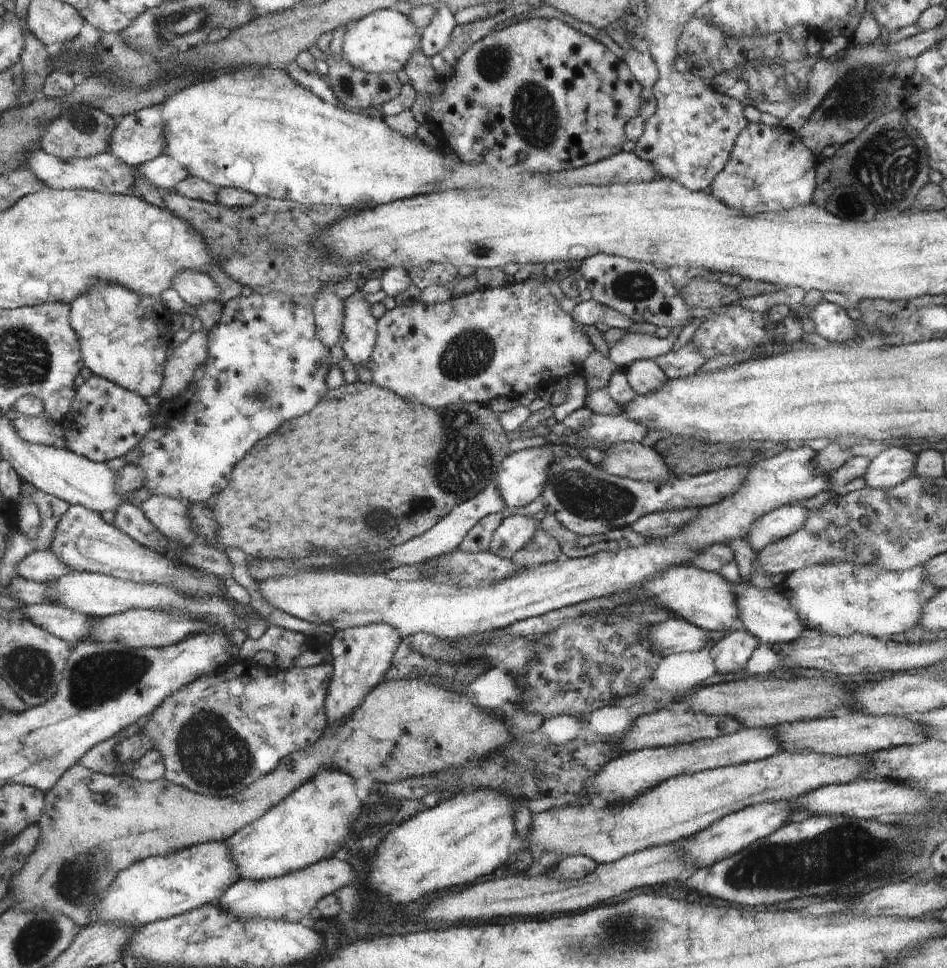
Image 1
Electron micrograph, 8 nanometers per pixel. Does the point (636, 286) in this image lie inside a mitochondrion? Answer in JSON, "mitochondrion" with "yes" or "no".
{"mitochondrion":"yes"}

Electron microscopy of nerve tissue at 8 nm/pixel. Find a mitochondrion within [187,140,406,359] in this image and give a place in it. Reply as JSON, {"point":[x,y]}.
{"point":[267,248]}

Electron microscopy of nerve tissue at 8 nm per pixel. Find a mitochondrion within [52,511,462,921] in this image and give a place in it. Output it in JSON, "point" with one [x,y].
{"point":[211,753]}

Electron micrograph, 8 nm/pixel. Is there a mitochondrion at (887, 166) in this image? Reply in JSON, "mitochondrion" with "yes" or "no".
{"mitochondrion":"yes"}

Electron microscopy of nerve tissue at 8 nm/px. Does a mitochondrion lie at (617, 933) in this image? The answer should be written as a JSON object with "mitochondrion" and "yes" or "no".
{"mitochondrion":"yes"}

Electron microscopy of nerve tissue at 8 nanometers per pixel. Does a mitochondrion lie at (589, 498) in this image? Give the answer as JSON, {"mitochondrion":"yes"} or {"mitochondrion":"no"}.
{"mitochondrion":"yes"}

